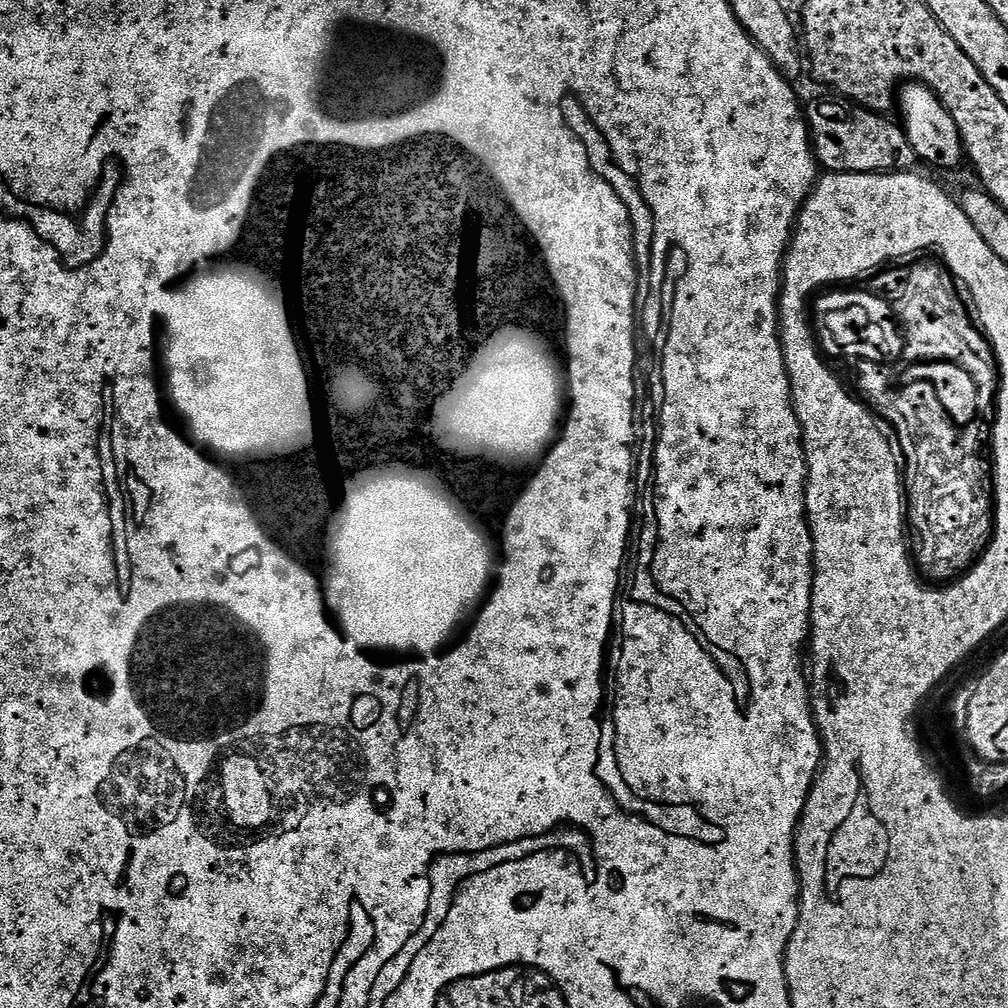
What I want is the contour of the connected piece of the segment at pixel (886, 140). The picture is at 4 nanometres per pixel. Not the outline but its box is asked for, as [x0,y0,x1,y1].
[806,100,917,173]

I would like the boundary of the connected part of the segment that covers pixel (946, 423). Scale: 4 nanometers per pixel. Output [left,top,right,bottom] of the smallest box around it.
[860,363,994,581]

